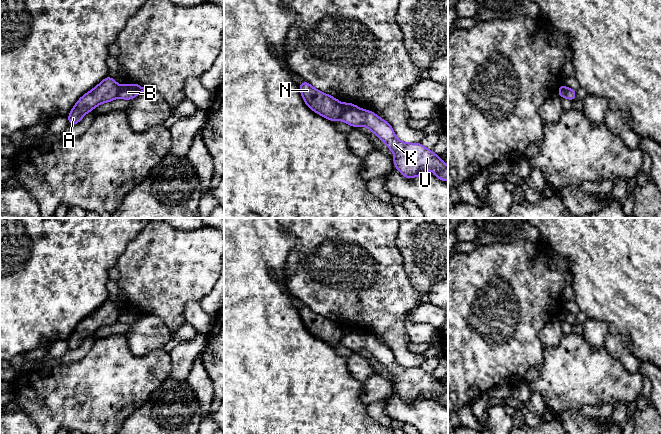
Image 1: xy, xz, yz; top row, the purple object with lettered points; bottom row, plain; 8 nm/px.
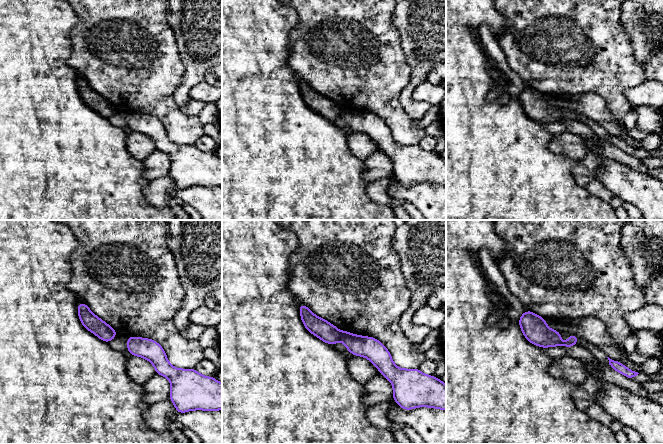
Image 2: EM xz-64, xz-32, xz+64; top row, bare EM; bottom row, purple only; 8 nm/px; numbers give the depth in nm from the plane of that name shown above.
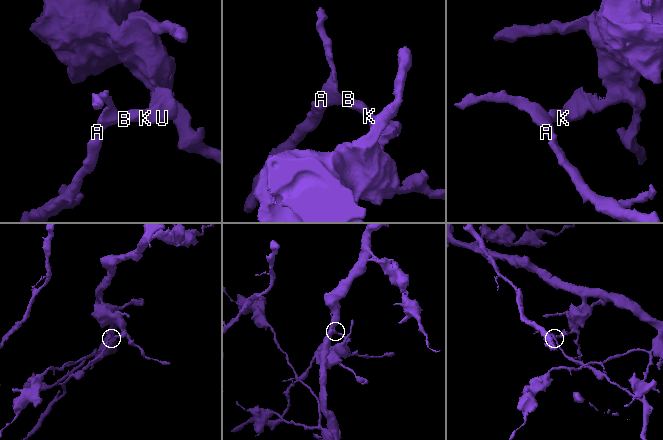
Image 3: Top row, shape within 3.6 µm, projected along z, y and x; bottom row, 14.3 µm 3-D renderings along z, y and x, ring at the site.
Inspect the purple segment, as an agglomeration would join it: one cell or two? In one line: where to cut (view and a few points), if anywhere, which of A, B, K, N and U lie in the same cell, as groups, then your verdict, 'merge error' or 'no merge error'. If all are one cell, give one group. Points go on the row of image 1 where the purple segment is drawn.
xz (343, 104), (343, 110), (339, 118) | A N / B K U | merge error

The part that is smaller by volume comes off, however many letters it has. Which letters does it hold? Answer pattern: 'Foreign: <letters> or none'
Foreign: A, N

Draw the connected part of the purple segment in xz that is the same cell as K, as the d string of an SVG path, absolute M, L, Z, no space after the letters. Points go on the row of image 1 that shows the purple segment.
M352 103L343 104L343 112L340 120L353 126L368 127L378 138L385 142L386 146L395 154L394 166L407 179L416 176L428 175L428 169L435 170L436 177L444 182L448 181L448 166L440 156L419 143L404 143L400 141L392 126L374 112L363 110Z

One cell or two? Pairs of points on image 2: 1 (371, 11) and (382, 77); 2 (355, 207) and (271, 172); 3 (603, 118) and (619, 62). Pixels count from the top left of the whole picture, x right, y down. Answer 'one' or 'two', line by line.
1: one
2: one
3: two

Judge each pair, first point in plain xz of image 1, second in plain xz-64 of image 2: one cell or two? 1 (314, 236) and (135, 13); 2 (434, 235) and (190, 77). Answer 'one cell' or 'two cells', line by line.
1: one cell
2: one cell

